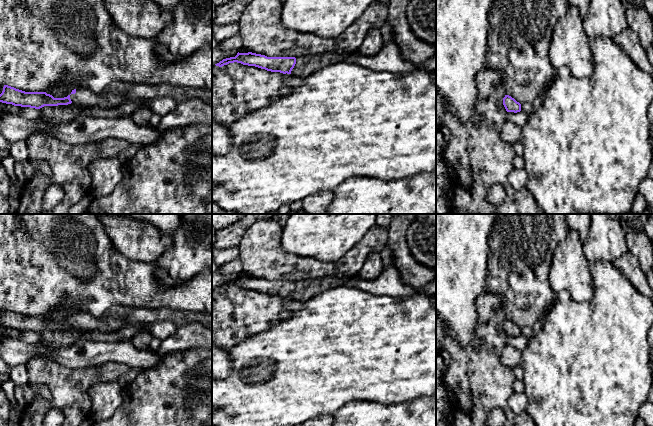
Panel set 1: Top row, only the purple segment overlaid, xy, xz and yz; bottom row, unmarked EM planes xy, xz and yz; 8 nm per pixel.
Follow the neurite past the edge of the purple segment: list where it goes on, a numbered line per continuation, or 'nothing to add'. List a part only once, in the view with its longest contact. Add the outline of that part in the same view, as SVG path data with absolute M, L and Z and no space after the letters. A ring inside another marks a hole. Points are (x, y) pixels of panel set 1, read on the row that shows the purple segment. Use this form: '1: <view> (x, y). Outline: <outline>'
1: xy (116, 93). Outline: M115 81L100 93L92 93L89 89L76 89L76 93L70 95L72 103L77 106L98 106L105 109L115 108L125 101L150 100L158 97L171 97L177 103L198 98L212 106L212 90L180 87L167 83L147 85Z

